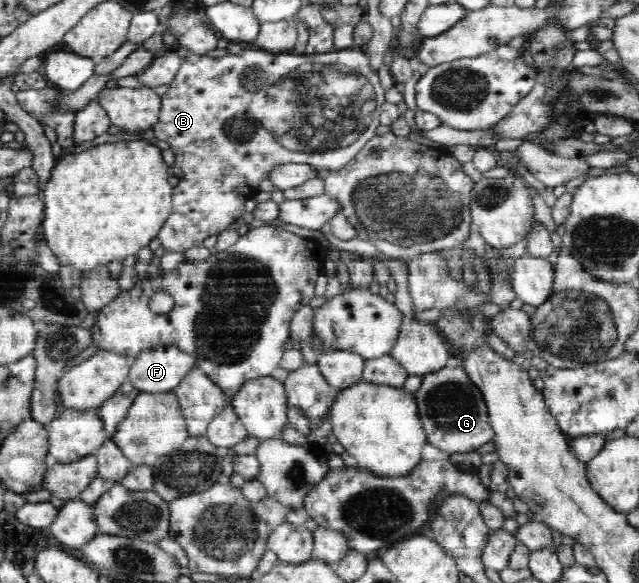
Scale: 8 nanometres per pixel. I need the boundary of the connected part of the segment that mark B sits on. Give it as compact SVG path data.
M185 46L173 48L177 57L181 59L181 67L176 78L171 82L166 93L161 97L161 120L153 128L154 138L165 140L169 143L170 149L175 154L174 164L181 170L181 177L178 178L177 186L172 186L173 212L165 222L165 226L158 233L158 238L162 246L169 252L189 253L189 250L203 246L203 242L209 236L218 236L221 232L233 228L237 222L243 220L247 214L247 202L253 200L261 190L261 184L271 178L273 170L277 166L289 165L293 162L305 162L318 169L329 171L339 170L348 162L351 162L361 149L369 142L377 132L379 123L378 107L386 102L387 88L381 85L379 72L371 66L369 56L360 48L335 49L326 54L298 55L294 52L275 54L263 51L260 48L246 46L241 55L226 55L221 58L211 58L211 56L200 56L191 52Z

